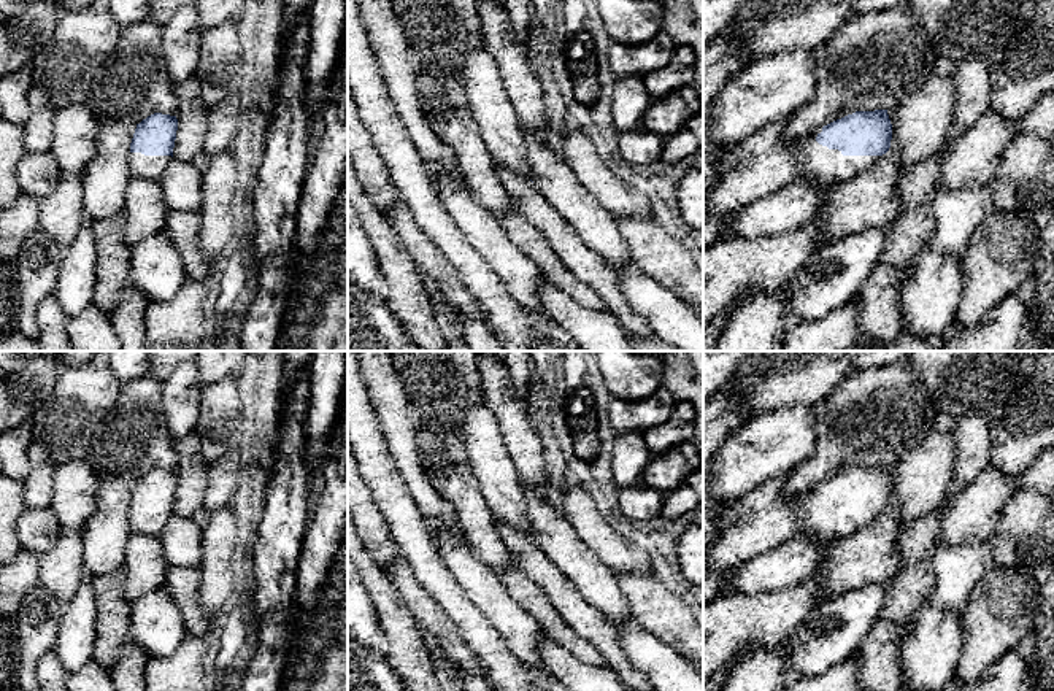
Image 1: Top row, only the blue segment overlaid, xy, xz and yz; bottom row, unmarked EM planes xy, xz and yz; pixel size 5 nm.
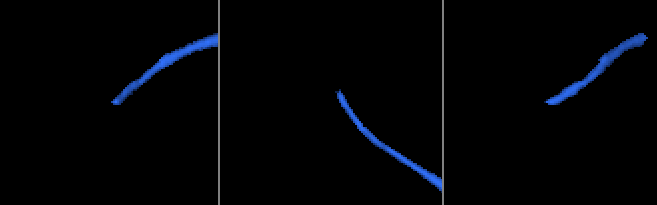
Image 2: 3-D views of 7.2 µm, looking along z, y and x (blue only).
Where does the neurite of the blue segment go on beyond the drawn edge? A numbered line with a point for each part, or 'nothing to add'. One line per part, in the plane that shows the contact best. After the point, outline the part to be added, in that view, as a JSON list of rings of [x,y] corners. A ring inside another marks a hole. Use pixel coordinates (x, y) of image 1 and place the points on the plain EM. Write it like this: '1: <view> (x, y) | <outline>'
1: yz (819, 521) | [[[822,483],[802,492],[797,502],[800,529],[795,537],[817,540],[829,545],[848,539],[859,529],[873,523],[881,511],[843,511],[838,505],[829,505],[816,497]]]

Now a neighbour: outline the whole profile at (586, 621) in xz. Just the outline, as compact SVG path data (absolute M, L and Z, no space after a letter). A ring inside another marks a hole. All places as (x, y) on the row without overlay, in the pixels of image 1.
M498 519L497 529L513 562L543 589L562 620L603 656L605 664L617 674L624 686L629 691L654 691L648 677L627 659L614 626L586 602L535 540Z

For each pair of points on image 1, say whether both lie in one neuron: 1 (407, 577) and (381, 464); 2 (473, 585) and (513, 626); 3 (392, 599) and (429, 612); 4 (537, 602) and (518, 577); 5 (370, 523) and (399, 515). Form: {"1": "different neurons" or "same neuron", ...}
{"1": "different neurons", "2": "same neuron", "3": "different neurons", "4": "same neuron", "5": "different neurons"}

